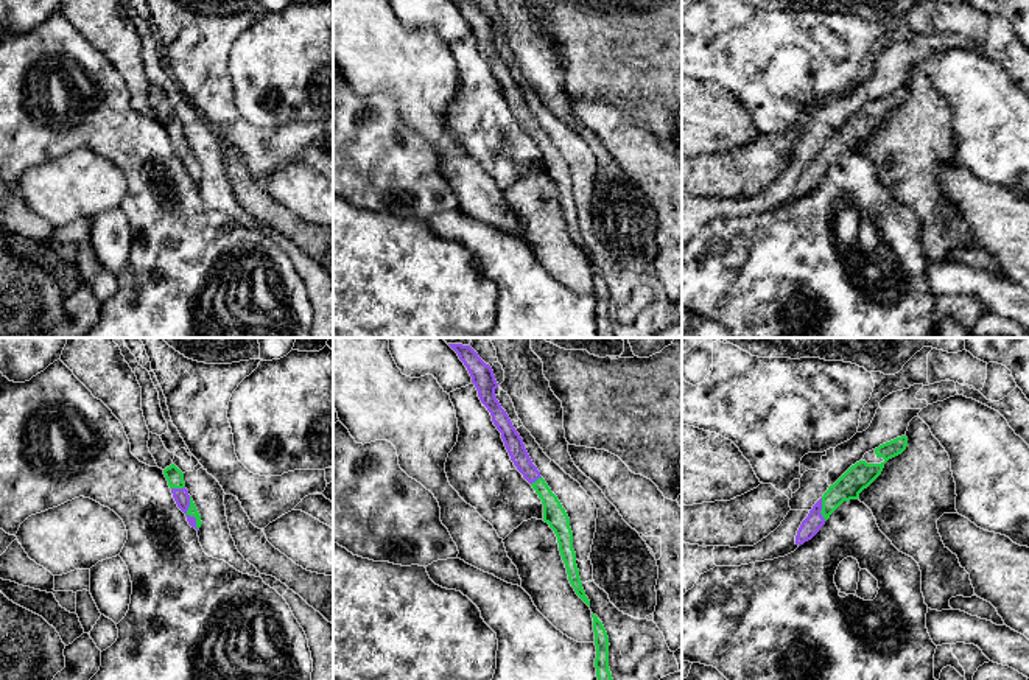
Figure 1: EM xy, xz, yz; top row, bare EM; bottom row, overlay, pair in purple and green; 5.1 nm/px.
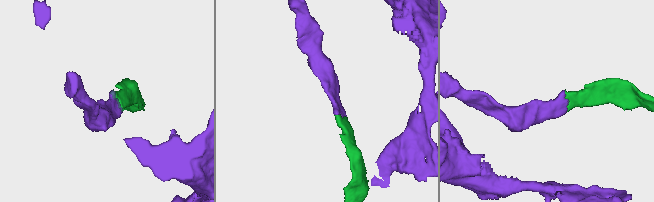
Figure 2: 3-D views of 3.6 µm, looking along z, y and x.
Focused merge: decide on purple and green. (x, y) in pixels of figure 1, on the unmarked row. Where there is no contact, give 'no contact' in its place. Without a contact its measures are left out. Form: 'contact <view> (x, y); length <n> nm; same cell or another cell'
contact yz (821, 161); length 120 nm; same cell

